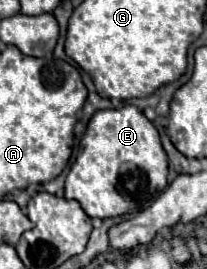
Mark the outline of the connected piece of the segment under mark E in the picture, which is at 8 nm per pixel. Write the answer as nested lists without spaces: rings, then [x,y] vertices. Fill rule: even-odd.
[[[126,105],[122,109],[96,111],[86,127],[86,133],[84,133],[80,145],[82,145],[82,149],[70,167],[64,187],[66,187],[66,197],[78,201],[88,217],[106,219],[106,217],[138,213],[144,205],[148,205],[166,187],[168,157],[160,143],[158,129],[134,105]]]

